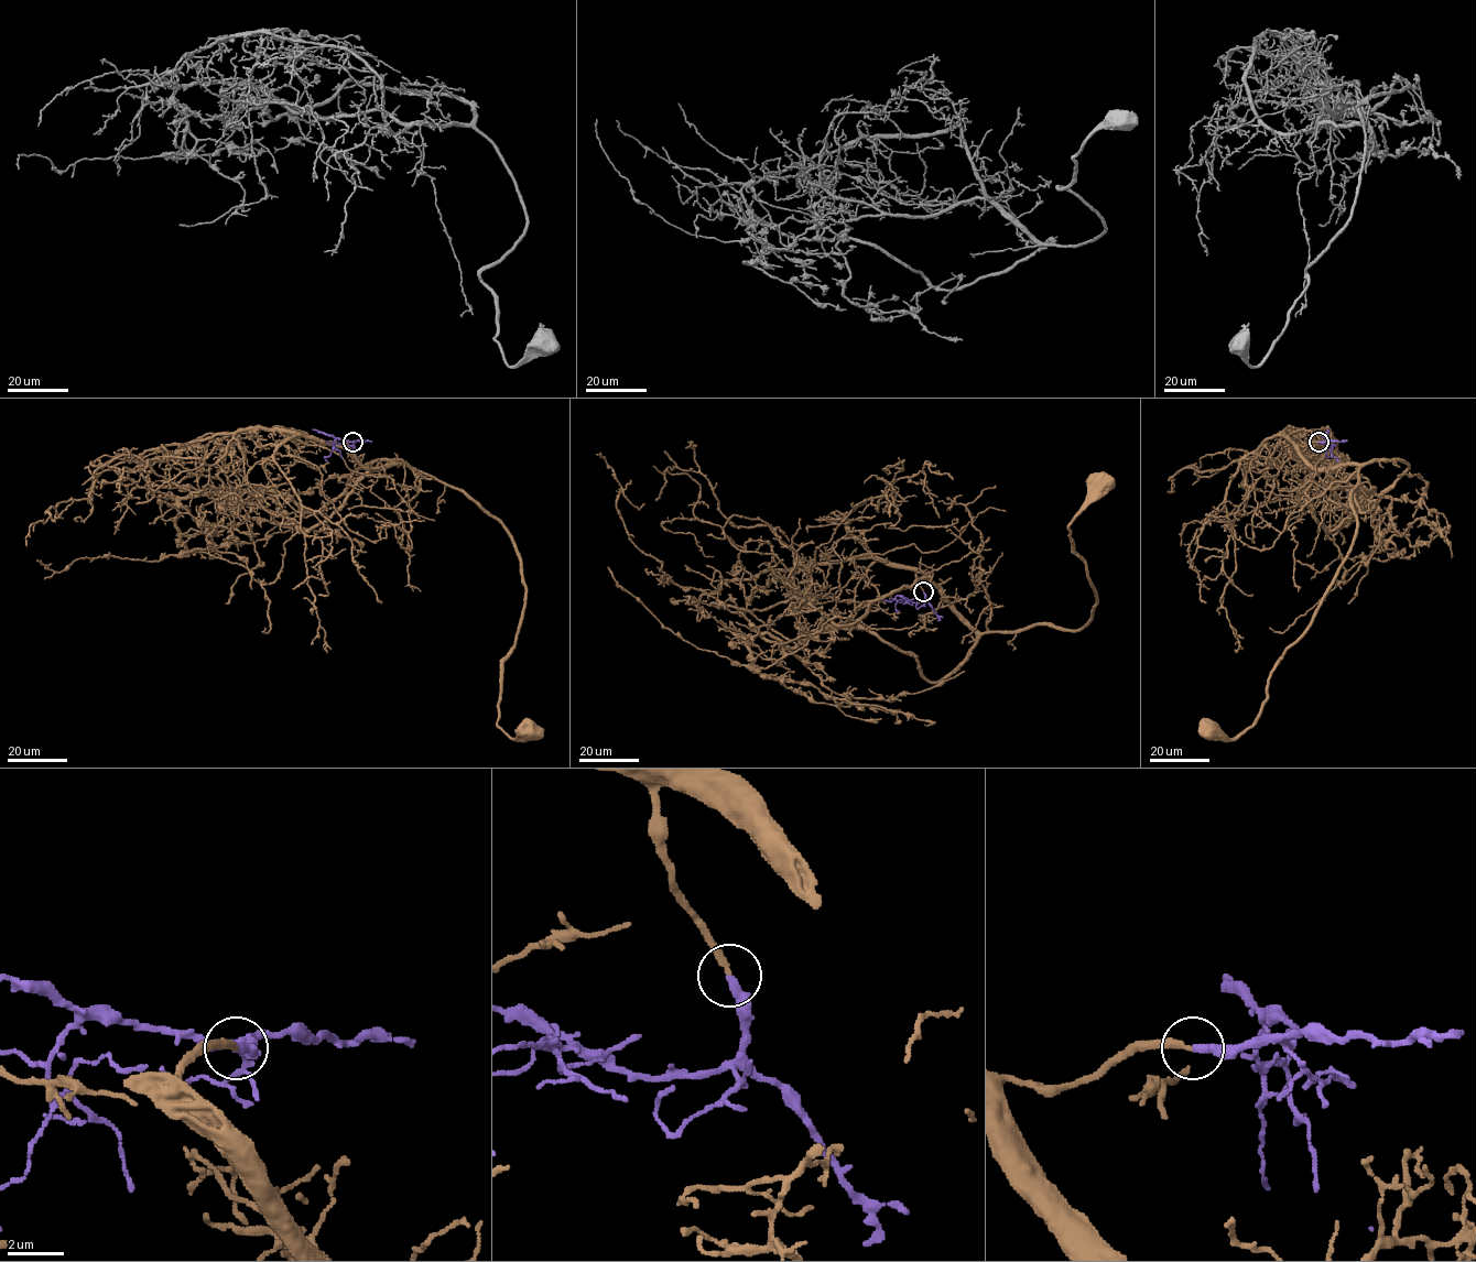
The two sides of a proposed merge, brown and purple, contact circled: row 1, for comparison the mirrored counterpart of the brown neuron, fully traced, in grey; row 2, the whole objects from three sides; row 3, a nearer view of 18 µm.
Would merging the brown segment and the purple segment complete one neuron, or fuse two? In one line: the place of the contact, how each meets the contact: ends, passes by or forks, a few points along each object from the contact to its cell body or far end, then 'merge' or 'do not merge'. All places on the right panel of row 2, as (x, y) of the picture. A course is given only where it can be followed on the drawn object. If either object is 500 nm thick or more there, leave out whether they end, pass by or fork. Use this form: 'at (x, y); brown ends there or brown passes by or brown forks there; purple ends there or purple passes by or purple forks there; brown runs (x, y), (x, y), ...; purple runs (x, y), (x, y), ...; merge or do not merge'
at (1319, 442); brown ends there; purple ends there; brown runs (1319, 442), (1298, 447), (1316, 468), (1359, 467), (1356, 534), (1258, 718), (1233, 739), (1208, 726); purple runs (1319, 442), (1330, 441), (1325, 441), (1325, 456), (1335, 457), (1337, 461); merge

